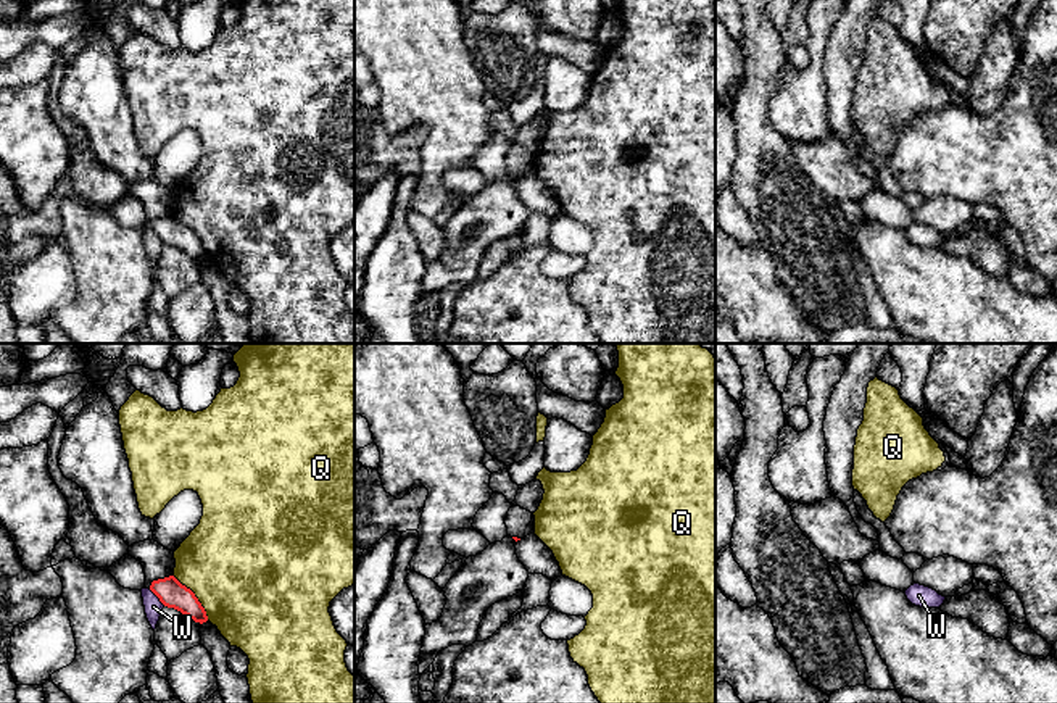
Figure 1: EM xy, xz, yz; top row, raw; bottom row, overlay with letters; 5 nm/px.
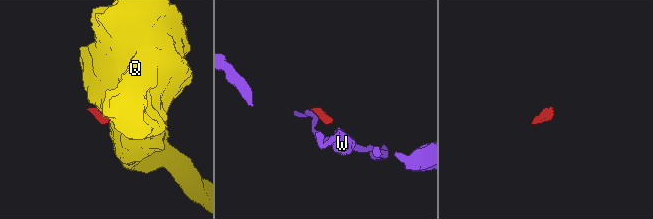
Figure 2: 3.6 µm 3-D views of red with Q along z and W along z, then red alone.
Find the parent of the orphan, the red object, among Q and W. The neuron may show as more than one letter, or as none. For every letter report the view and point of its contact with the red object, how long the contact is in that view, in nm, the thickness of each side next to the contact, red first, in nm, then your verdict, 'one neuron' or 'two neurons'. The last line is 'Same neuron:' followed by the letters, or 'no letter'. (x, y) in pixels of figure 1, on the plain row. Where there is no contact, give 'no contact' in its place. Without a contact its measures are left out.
Q: meets red in xy at (195, 236); contact 280 nm long; 140 nm thick on the red side, 500 nm on the other; two neurons
W: meets red in xy at (157, 234); contact 120 nm long; 140 nm thick on the red side, 90 nm on the other; two neurons
Same neuron: no letter

